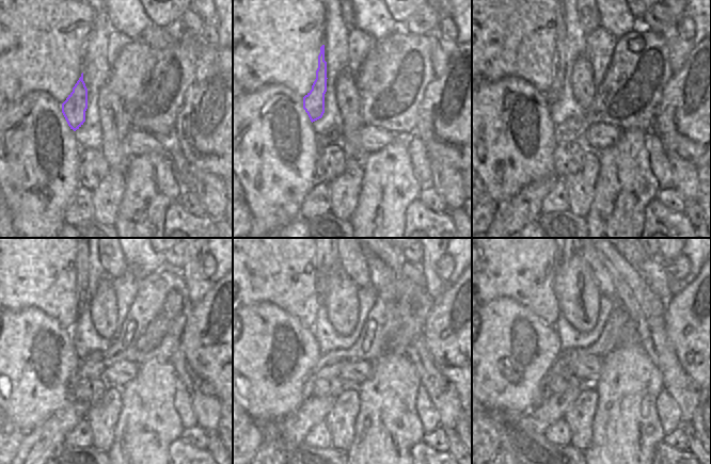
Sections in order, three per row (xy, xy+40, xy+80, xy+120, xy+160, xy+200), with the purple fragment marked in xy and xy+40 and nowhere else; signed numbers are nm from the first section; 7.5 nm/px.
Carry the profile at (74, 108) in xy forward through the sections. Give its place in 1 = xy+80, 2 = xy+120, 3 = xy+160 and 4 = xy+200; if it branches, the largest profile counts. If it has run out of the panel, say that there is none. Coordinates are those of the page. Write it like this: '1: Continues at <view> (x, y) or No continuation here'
1: Continues at xy+80 (554, 92)
2: Continues at xy+120 (81, 264)
3: Continues at xy+160 (324, 259)
4: Continues at xy+200 (559, 259).

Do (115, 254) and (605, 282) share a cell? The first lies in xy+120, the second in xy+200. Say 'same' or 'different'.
same

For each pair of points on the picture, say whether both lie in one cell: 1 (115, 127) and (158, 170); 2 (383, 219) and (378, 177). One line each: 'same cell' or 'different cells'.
1: different cells
2: same cell

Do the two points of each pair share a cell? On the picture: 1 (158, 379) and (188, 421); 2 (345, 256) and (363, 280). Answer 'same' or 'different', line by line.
1: different
2: same

